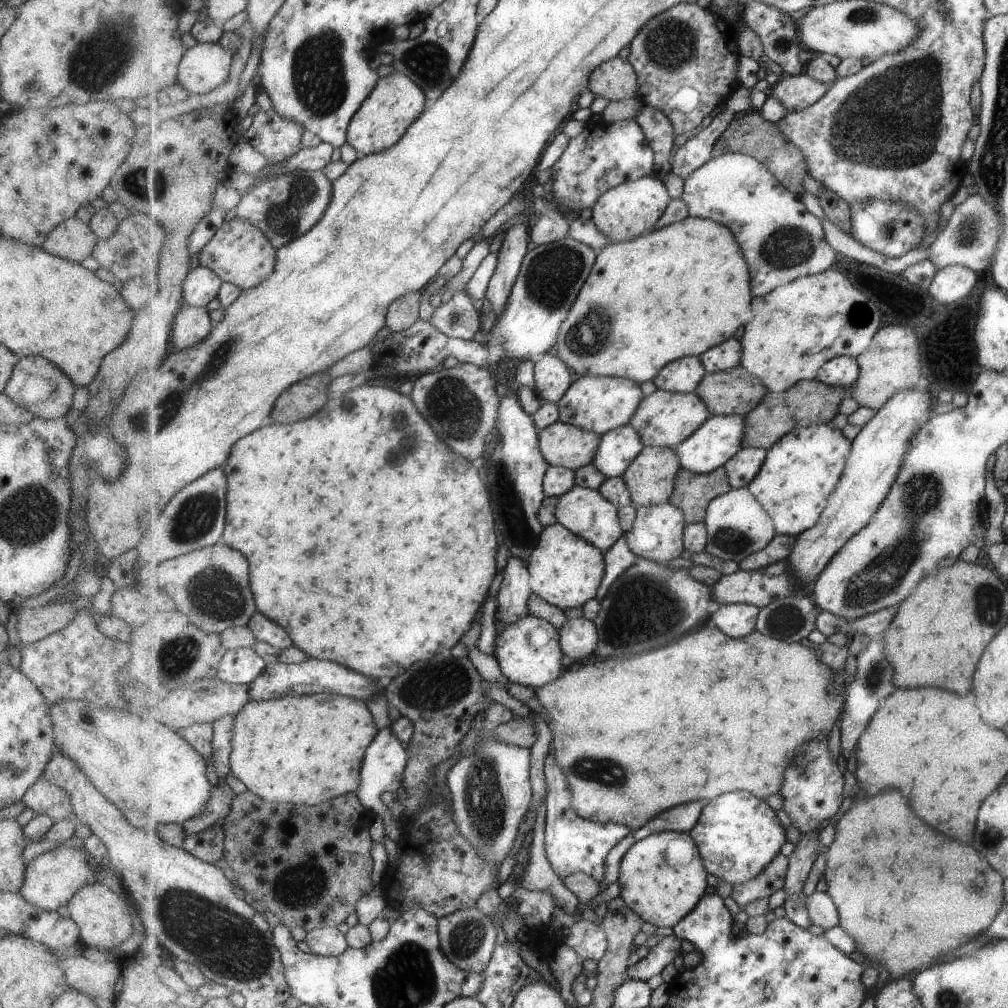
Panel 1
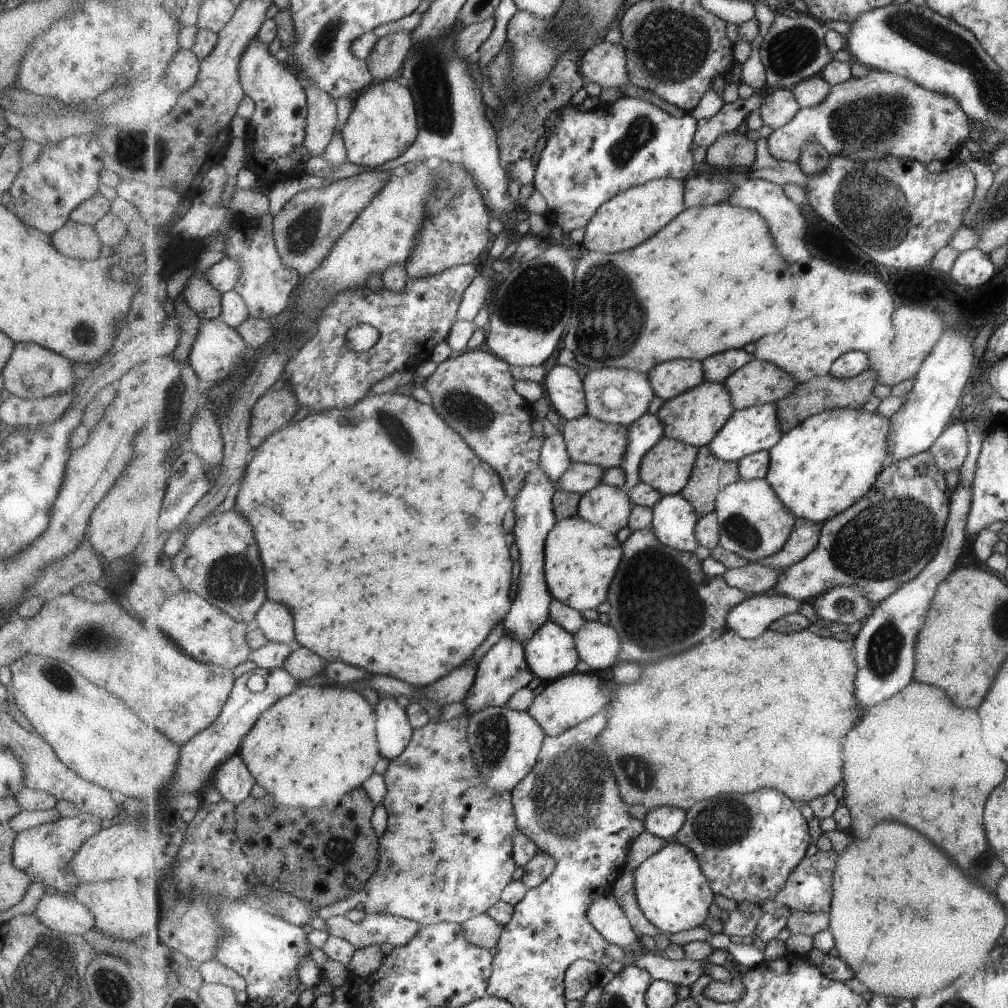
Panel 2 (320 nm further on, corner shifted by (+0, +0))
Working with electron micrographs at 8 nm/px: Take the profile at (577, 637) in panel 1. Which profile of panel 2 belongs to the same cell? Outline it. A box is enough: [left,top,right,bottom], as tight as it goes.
[574,621,622,671]

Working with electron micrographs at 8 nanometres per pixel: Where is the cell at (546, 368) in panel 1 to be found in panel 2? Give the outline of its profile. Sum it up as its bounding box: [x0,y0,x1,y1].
[544,364,588,421]

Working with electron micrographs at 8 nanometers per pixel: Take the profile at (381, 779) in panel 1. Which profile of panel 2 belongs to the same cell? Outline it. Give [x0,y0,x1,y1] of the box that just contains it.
[374,696,414,761]

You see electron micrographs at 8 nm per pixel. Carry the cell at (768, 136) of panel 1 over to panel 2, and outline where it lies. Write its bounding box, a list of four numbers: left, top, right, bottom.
[705,134,755,169]

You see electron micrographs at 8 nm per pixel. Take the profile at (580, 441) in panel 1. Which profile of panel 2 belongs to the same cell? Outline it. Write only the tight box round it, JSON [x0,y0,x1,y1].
[563,415,628,469]

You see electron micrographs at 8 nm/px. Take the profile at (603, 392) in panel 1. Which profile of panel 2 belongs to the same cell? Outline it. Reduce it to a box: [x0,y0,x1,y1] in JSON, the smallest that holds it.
[583,368,655,427]

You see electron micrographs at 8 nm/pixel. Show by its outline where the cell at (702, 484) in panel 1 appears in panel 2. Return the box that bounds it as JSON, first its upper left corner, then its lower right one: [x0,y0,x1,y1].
[681,447,740,515]

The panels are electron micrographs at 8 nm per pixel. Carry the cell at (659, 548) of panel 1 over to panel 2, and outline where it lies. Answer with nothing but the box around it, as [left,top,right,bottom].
[651,493,703,553]

